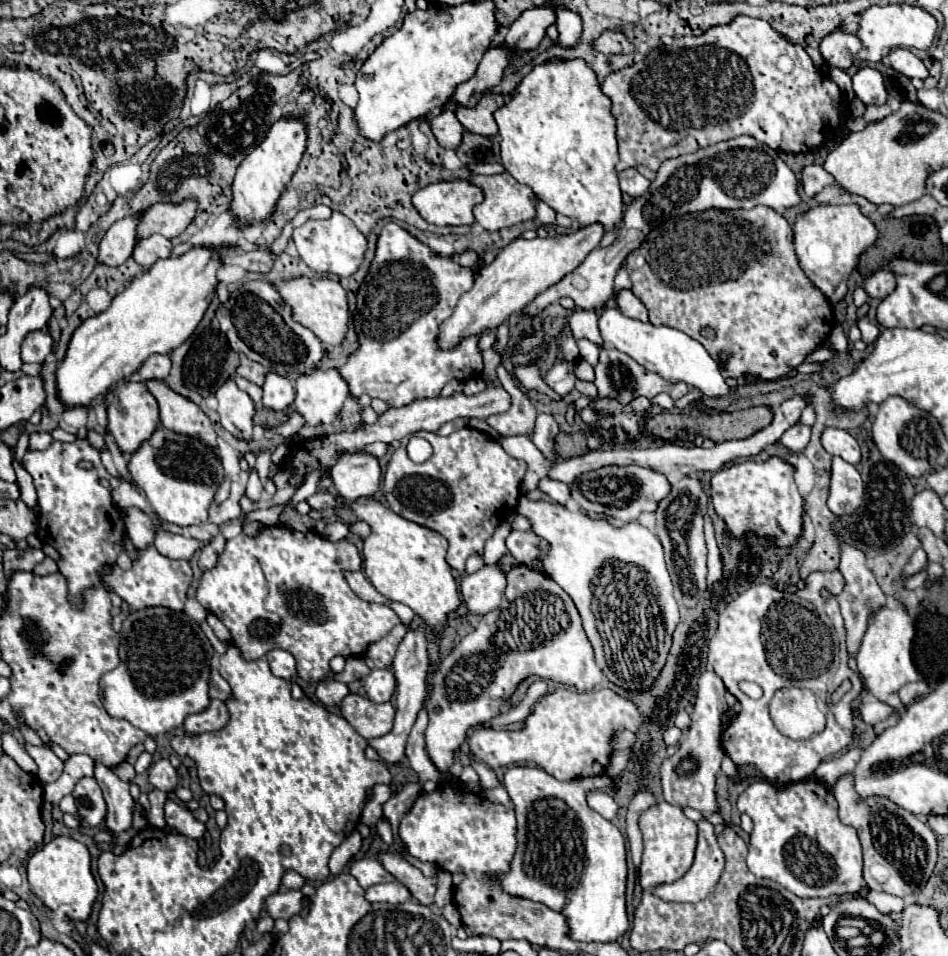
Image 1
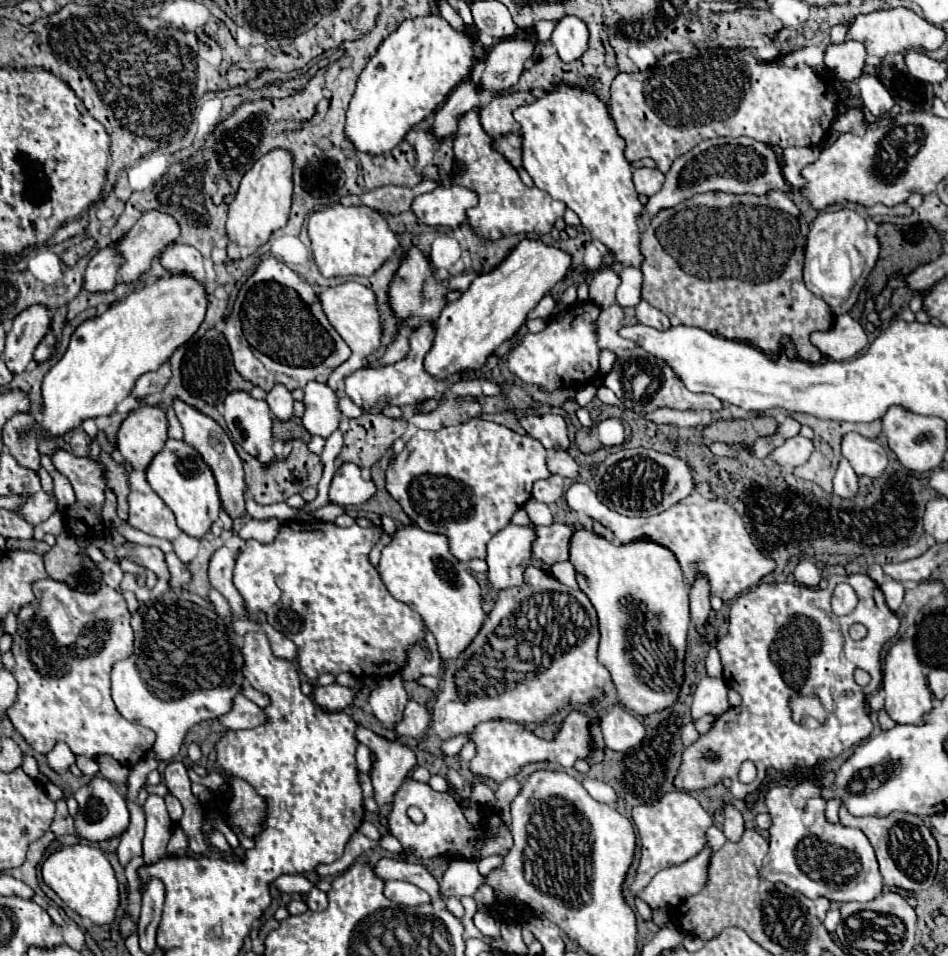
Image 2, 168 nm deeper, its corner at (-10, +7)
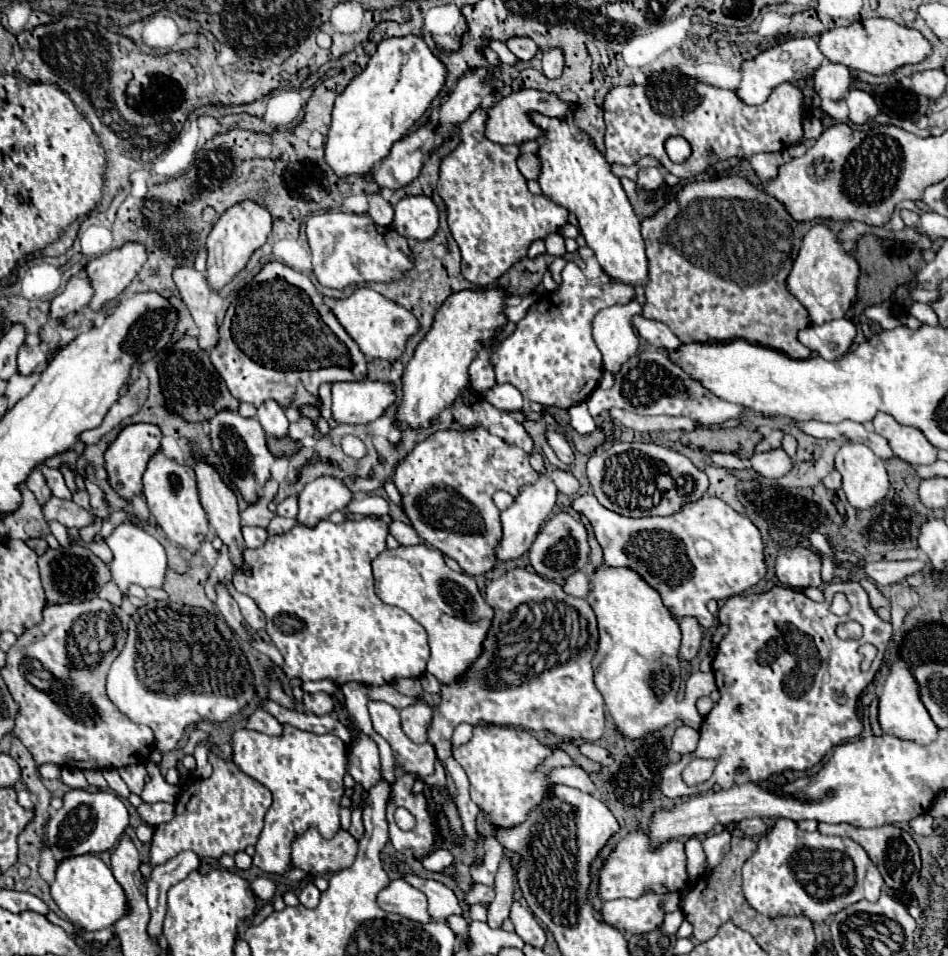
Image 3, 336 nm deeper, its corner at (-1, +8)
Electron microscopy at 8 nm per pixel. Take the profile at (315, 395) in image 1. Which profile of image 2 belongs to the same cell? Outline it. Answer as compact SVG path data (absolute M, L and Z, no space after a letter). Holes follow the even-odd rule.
M310 381L304 389L302 425L308 433L328 437L338 429L338 395L326 383Z

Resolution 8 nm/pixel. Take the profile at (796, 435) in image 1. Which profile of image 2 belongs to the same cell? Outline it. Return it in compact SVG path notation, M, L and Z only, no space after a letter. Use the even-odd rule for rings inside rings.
M796 435L786 443L782 443L780 447L776 447L770 453L770 457L782 467L798 467L810 459L810 453L812 453L812 441Z

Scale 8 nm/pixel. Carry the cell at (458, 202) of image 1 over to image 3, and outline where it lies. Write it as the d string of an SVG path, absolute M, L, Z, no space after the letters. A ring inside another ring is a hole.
M405 196L395 204L395 218L391 226L401 236L417 240L433 238L439 228L439 208L431 196Z

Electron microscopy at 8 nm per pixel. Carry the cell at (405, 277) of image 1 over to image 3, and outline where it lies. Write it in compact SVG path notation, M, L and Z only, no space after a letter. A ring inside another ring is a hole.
M357 380L335 382L333 388L333 418L345 424L369 424L377 420L395 402L395 390L389 382Z

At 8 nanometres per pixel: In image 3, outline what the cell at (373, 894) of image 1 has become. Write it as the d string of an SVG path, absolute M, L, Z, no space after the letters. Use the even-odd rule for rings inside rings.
M403 878L389 882L385 890L379 892L377 902L383 910L401 914L415 922L429 922L431 916L427 912L427 898L421 890L407 884Z

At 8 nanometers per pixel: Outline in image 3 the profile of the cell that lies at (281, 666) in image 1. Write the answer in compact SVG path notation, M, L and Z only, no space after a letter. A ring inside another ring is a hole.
M227 580L227 588L229 588L231 596L237 600L239 608L241 608L241 614L243 614L243 618L245 618L245 624L247 624L247 626L251 626L251 628L253 628L253 630L257 630L257 632L263 632L263 630L265 630L265 616L261 614L259 606L257 606L249 596L235 592L229 580Z

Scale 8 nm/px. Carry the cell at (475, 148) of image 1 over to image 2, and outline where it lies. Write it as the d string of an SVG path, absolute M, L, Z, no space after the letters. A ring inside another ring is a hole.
M504 135L494 141L494 147L498 147L516 169L522 169L522 135Z

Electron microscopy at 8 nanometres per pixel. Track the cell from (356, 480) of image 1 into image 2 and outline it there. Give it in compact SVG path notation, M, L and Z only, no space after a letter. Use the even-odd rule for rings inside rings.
M344 463L338 467L328 499L336 505L362 505L376 493L376 487L372 481L364 481L360 477L360 469L354 467L354 463Z

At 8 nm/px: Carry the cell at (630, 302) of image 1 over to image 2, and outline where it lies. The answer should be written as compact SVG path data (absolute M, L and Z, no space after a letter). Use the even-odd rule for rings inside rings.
M644 299L640 301L640 305L636 305L636 319L638 319L642 325L654 327L654 329L658 329L658 331L666 331L666 329L672 327L670 321L668 321L668 317L666 317L662 311L658 311L658 309L654 309L652 305L648 305Z

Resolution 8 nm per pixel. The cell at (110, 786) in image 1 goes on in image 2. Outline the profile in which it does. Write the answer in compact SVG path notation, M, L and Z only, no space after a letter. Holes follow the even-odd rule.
M128 801L128 809L130 809L130 825L122 833L120 845L116 851L122 867L126 867L132 857L142 855L142 839L144 839L144 811L142 811L142 807L134 801Z

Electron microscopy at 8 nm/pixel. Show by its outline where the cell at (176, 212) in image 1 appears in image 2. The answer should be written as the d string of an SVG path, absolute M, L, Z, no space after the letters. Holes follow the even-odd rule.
M160 211L144 213L126 233L122 243L118 243L118 251L122 253L122 263L118 267L120 281L136 281L176 237L178 223L170 219L170 215Z

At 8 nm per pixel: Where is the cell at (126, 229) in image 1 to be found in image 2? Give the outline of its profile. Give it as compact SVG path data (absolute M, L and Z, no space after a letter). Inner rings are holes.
M116 245L100 249L88 263L82 289L88 293L110 293L116 287L118 263L122 263Z

